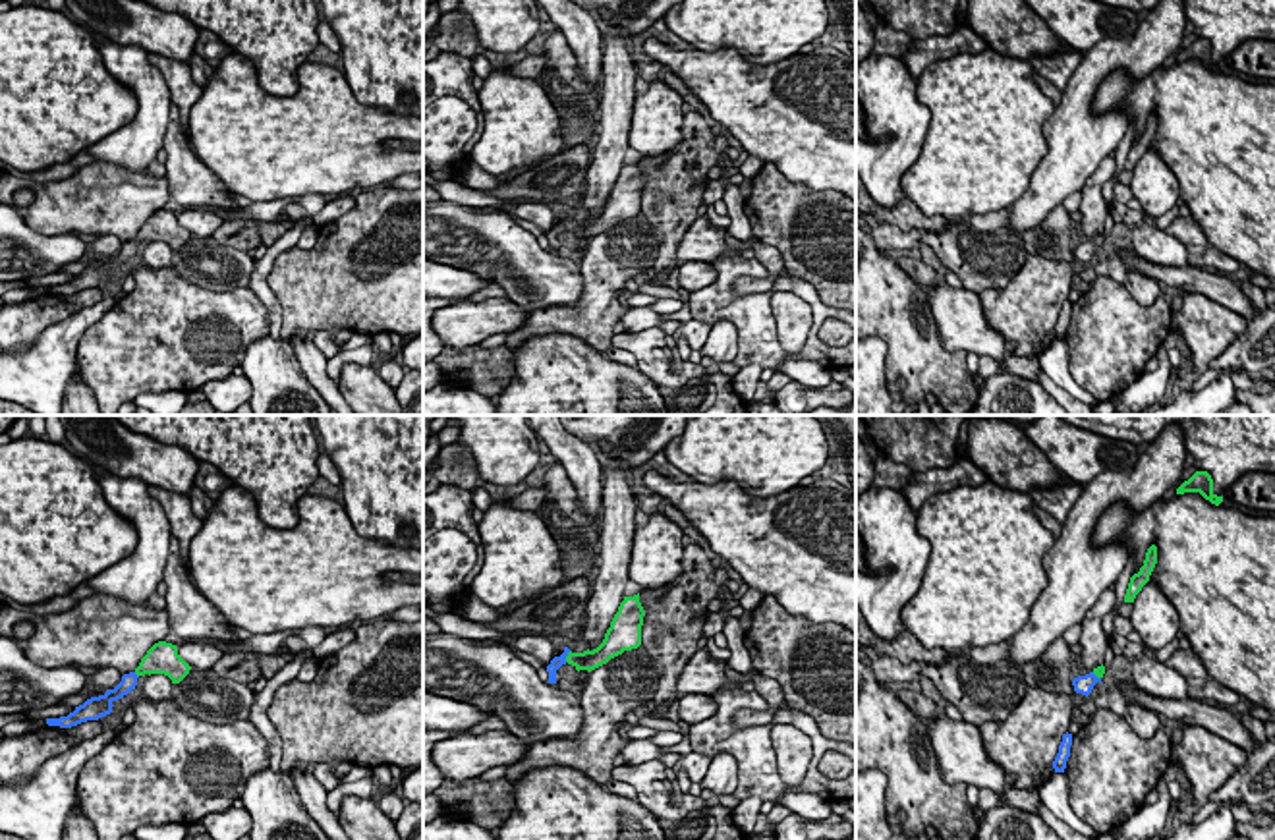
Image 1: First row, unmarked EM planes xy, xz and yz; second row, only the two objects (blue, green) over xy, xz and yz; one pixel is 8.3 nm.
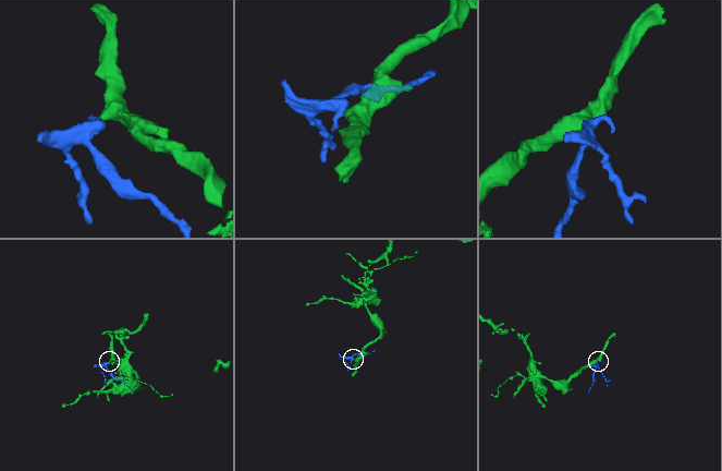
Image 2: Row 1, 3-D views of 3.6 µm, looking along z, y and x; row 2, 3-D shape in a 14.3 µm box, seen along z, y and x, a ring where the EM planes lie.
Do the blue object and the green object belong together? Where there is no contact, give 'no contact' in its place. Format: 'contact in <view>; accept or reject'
contact in xz; accept

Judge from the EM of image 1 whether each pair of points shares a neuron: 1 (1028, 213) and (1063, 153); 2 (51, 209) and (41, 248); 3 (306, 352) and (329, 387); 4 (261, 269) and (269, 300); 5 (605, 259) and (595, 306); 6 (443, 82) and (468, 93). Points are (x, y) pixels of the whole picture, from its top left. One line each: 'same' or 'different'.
1: same
2: different
3: same
4: same
5: same
6: same

